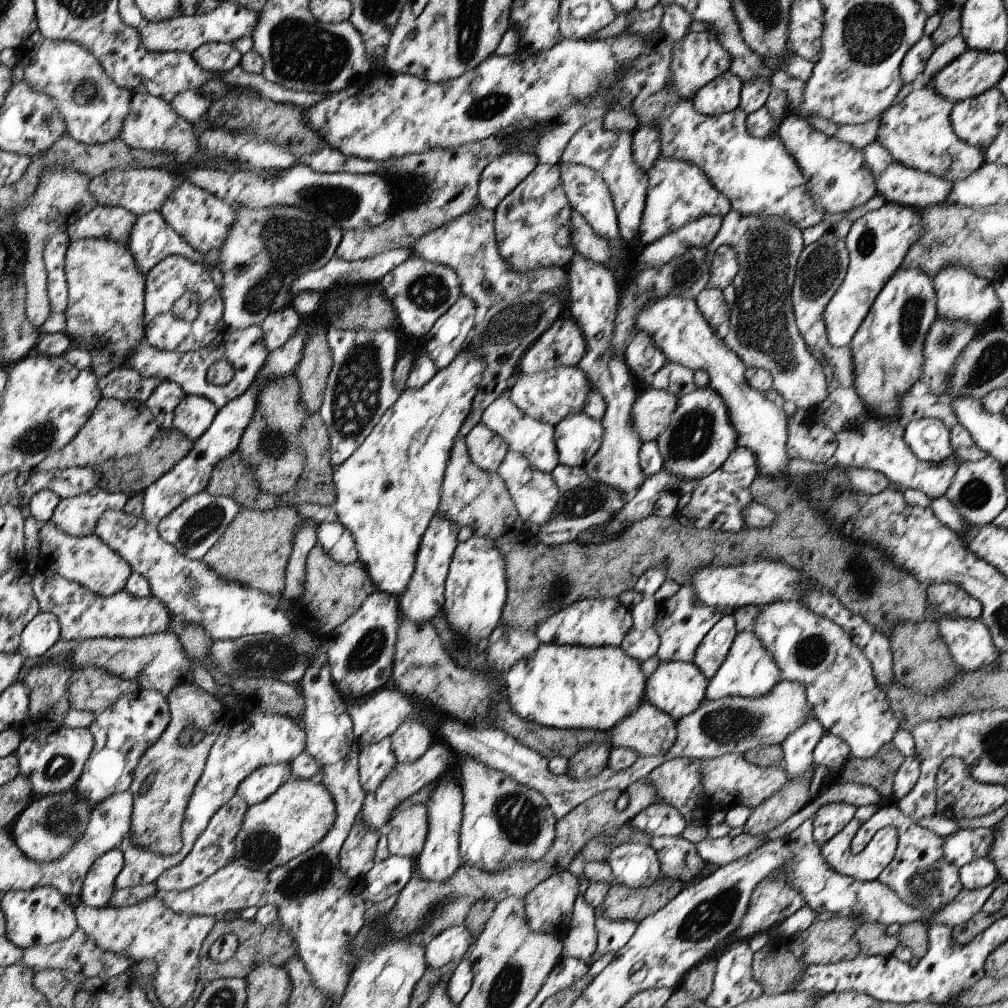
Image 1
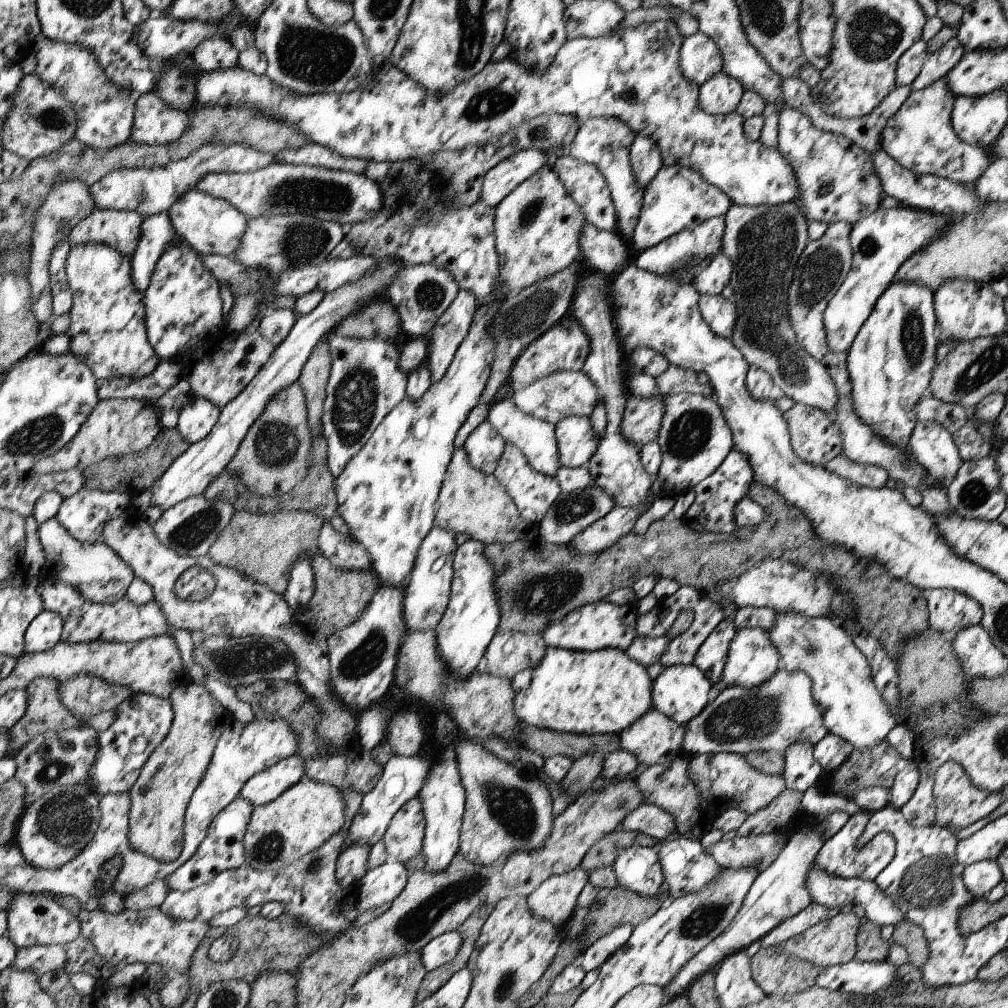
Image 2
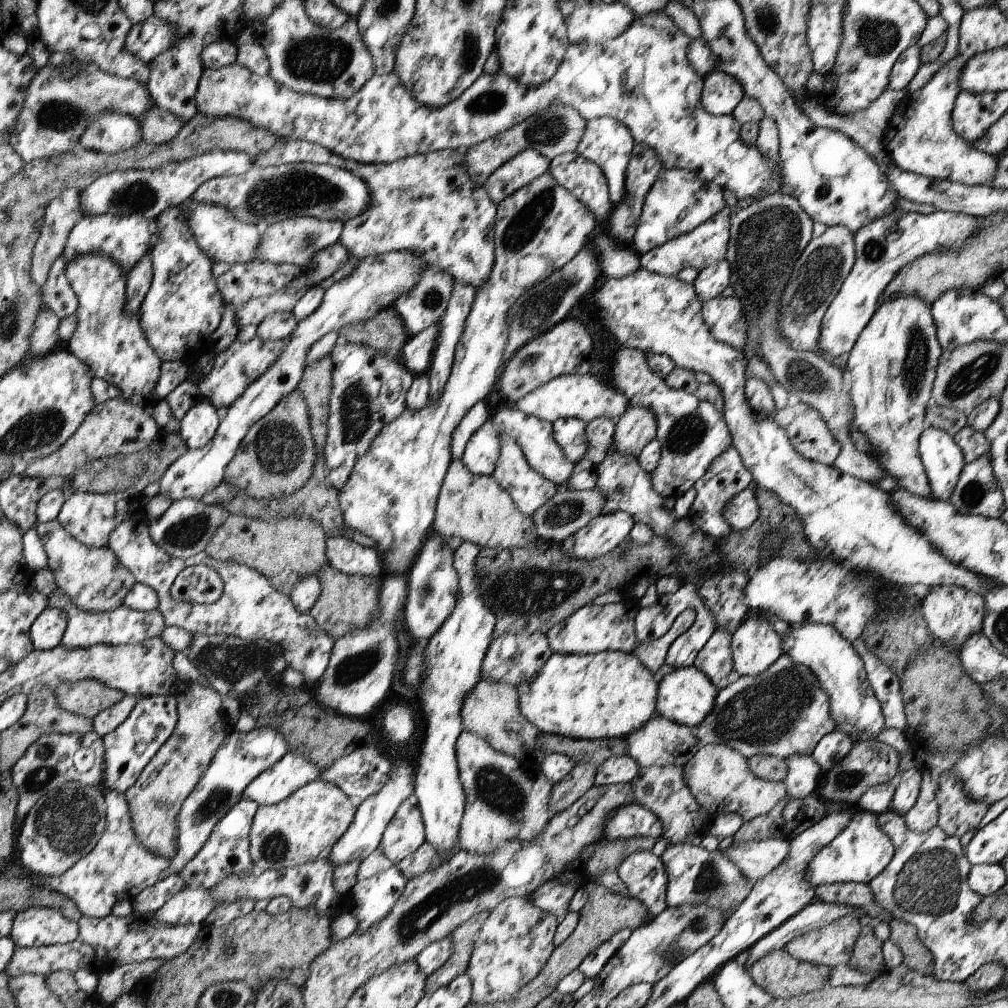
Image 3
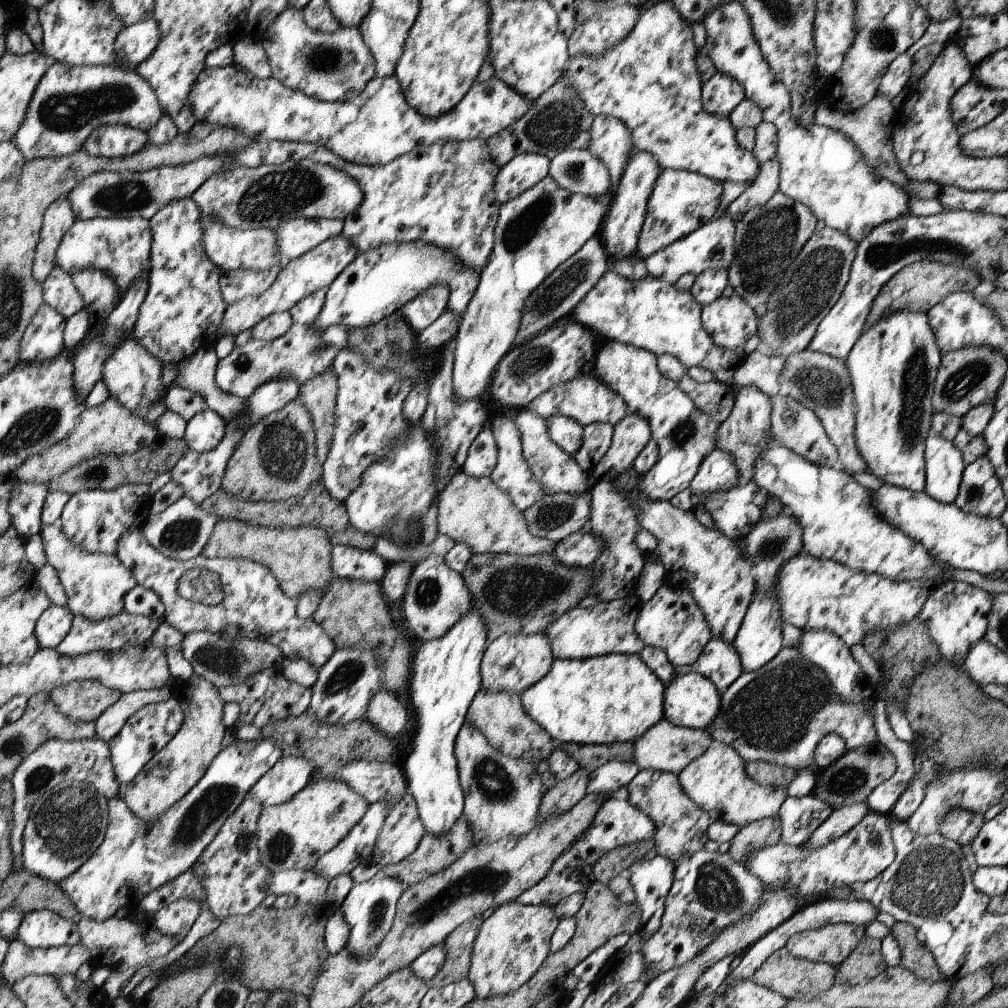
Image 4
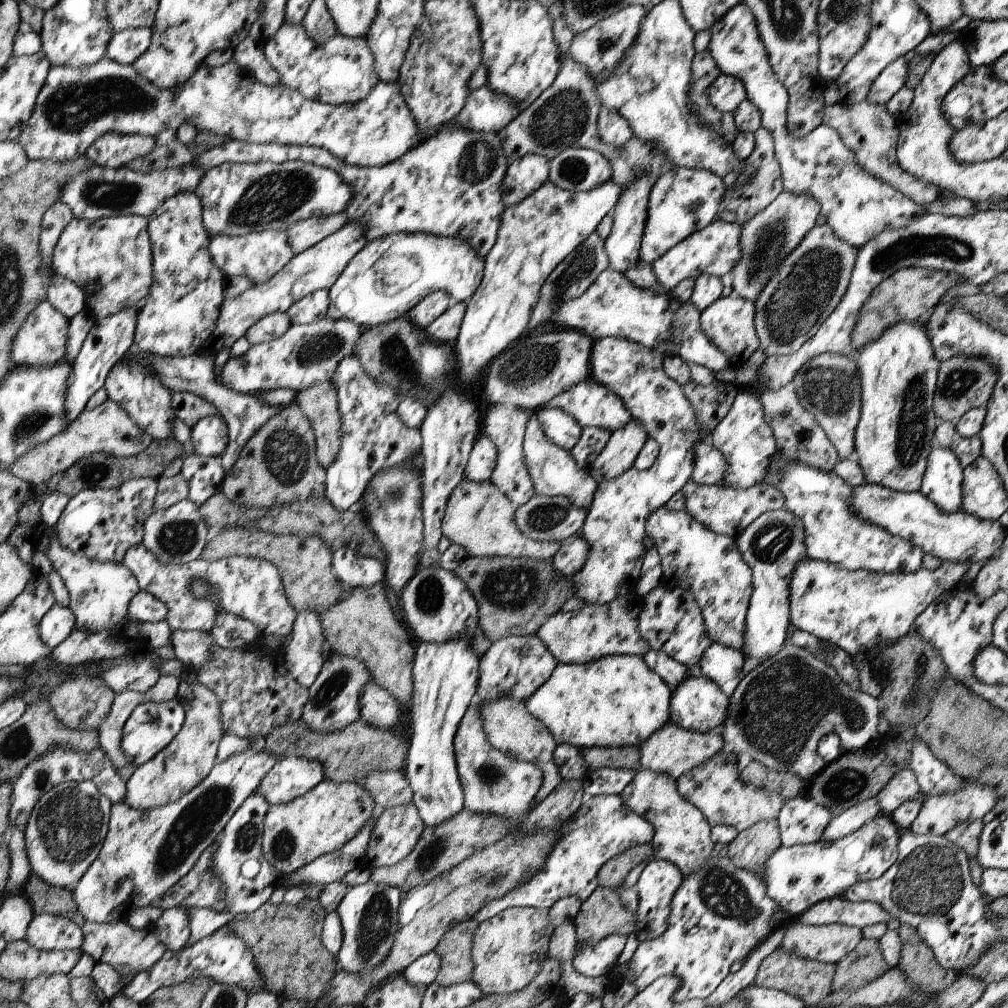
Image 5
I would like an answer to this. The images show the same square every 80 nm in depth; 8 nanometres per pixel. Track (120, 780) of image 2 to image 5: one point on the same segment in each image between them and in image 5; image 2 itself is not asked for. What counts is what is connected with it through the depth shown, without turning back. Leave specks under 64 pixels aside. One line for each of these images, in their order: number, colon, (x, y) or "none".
3: (128, 749)
4: (148, 730)
5: (151, 727)

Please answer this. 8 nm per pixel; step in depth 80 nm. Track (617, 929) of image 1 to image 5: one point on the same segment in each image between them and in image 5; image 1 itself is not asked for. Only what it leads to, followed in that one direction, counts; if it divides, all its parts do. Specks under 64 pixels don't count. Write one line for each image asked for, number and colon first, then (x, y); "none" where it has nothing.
2: (599, 951)
3: (591, 966)
4: (588, 969)
5: (593, 962)

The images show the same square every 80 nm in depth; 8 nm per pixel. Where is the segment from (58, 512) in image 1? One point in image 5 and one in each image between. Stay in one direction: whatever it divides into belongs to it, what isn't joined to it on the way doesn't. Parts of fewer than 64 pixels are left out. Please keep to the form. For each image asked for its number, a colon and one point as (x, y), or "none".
2: (84, 515)
3: (90, 518)
4: (95, 519)
5: (102, 523)

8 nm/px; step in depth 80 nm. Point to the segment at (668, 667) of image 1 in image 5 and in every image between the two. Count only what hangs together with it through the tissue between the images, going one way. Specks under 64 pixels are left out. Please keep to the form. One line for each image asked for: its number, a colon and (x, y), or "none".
2: (681, 692)
3: (686, 696)
4: (692, 700)
5: (697, 704)

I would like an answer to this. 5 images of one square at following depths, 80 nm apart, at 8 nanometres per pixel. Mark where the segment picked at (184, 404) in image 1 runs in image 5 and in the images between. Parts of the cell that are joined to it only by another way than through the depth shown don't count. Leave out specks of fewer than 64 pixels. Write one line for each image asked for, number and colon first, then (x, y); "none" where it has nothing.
2: (197, 419)
3: (199, 426)
4: (204, 432)
5: (210, 436)

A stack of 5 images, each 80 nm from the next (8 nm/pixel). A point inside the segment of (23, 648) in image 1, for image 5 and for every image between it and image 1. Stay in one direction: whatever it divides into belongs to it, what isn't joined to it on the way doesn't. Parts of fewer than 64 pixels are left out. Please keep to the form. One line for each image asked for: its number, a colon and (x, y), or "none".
2: (44, 632)
3: (46, 632)
4: (53, 626)
5: (59, 622)

